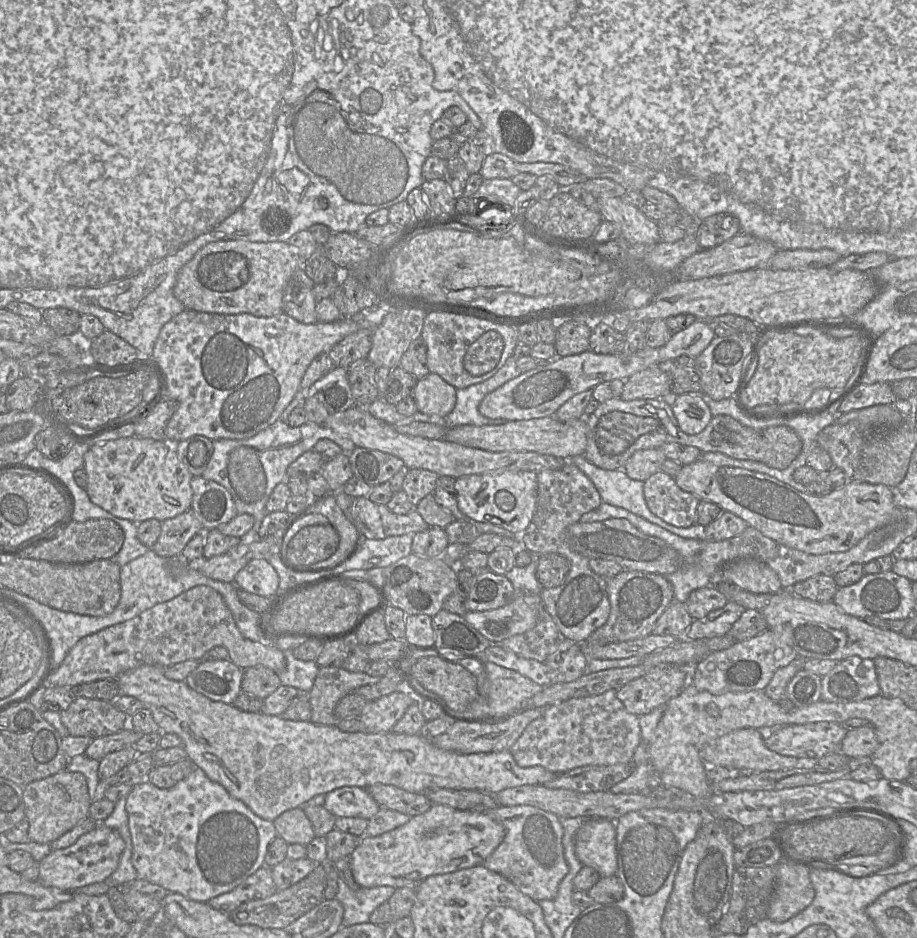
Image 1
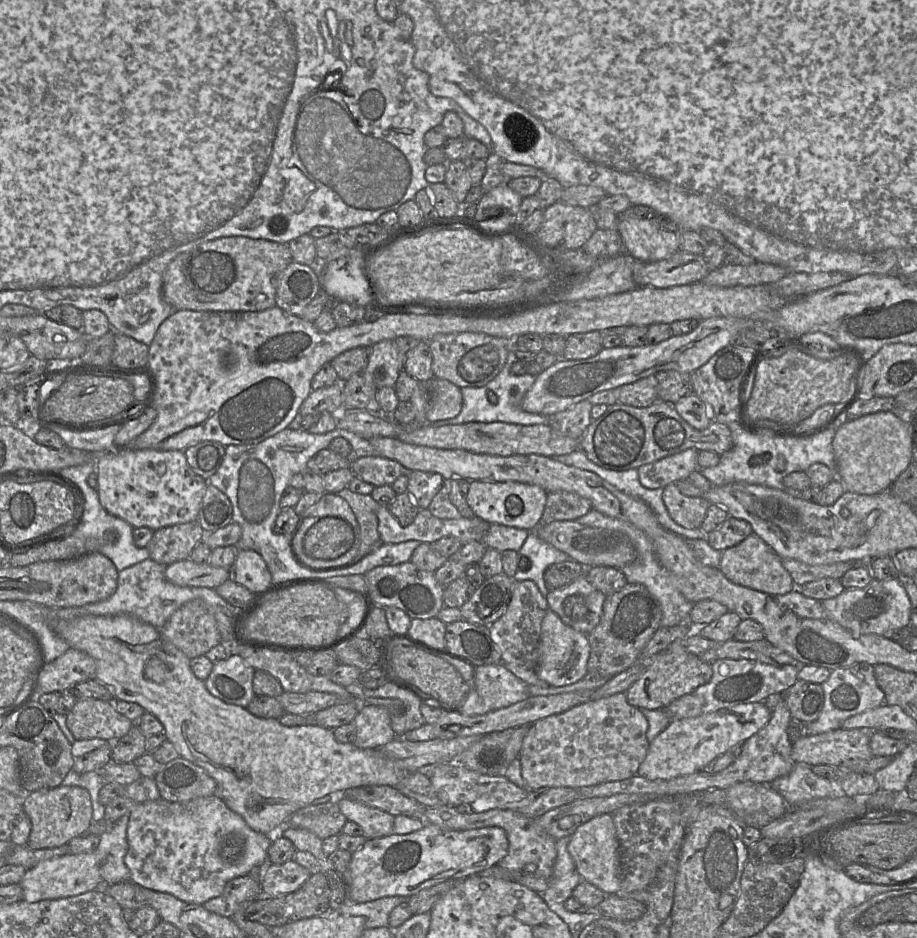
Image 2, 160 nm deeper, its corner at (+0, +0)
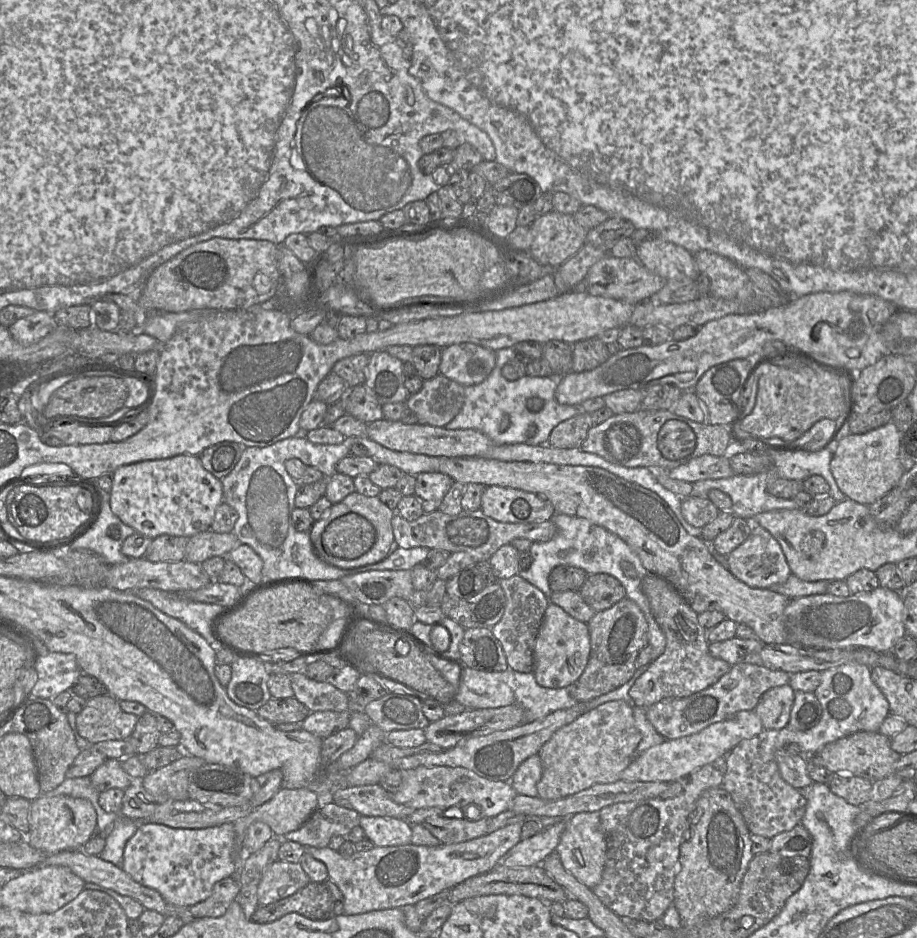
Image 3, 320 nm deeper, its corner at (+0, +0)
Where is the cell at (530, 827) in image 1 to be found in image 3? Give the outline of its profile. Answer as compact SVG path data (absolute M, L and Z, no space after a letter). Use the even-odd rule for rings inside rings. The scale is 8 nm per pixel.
M420 808L407 819L411 825L421 825L435 836L441 844L457 844L487 834L488 820L475 822L464 819L446 818L440 808Z

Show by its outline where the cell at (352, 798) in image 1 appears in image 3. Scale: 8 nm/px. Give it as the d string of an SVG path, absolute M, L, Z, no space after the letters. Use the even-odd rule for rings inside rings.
M360 817L359 826L366 834L366 839L376 847L402 846L411 843L411 824L405 819L392 817Z

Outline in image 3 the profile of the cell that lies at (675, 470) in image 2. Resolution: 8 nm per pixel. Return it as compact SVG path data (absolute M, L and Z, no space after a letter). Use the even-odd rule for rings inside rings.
M729 454L723 456L702 455L667 472L670 478L689 483L729 478L735 475L729 463Z

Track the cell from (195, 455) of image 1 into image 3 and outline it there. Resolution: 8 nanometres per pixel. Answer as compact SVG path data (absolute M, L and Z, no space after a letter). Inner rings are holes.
M223 441L204 449L198 456L202 466L217 479L223 479L235 468L247 446Z

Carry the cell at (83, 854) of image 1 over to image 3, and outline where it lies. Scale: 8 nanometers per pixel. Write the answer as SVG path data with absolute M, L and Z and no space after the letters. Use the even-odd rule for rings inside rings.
M37 866L23 871L1 887L2 907L30 914L53 913L74 900L85 889L85 883L66 867Z

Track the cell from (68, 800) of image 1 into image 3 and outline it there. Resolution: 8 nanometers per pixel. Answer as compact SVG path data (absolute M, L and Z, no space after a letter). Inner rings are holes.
M41 794L31 802L29 811L28 843L47 854L66 850L82 850L82 847L97 834L97 814L86 799L66 795Z

